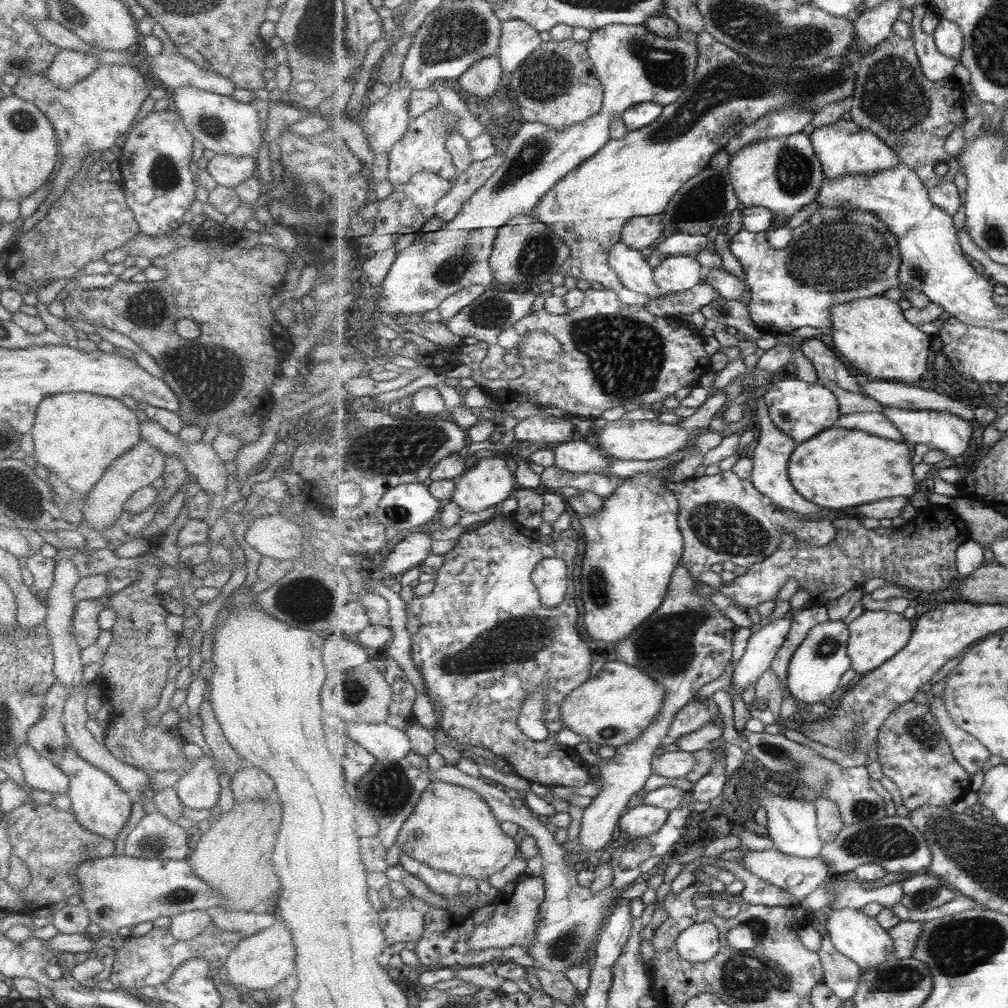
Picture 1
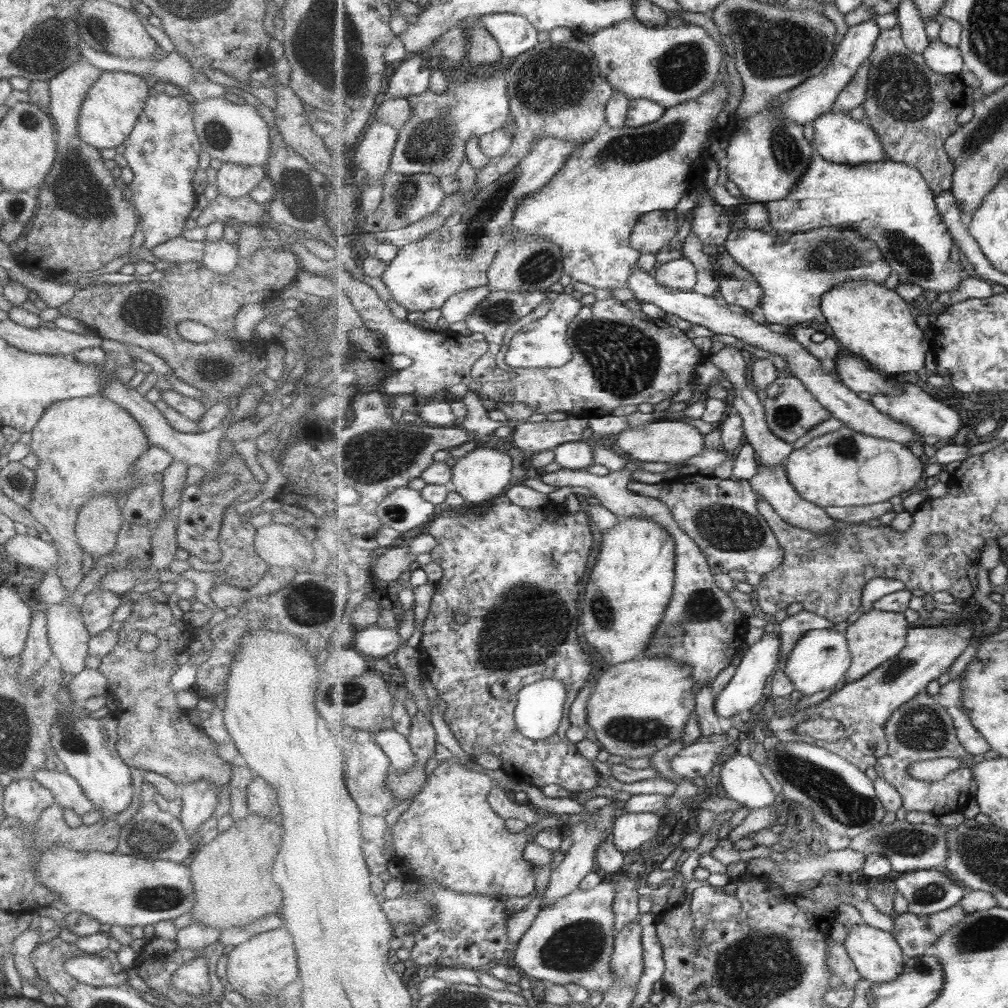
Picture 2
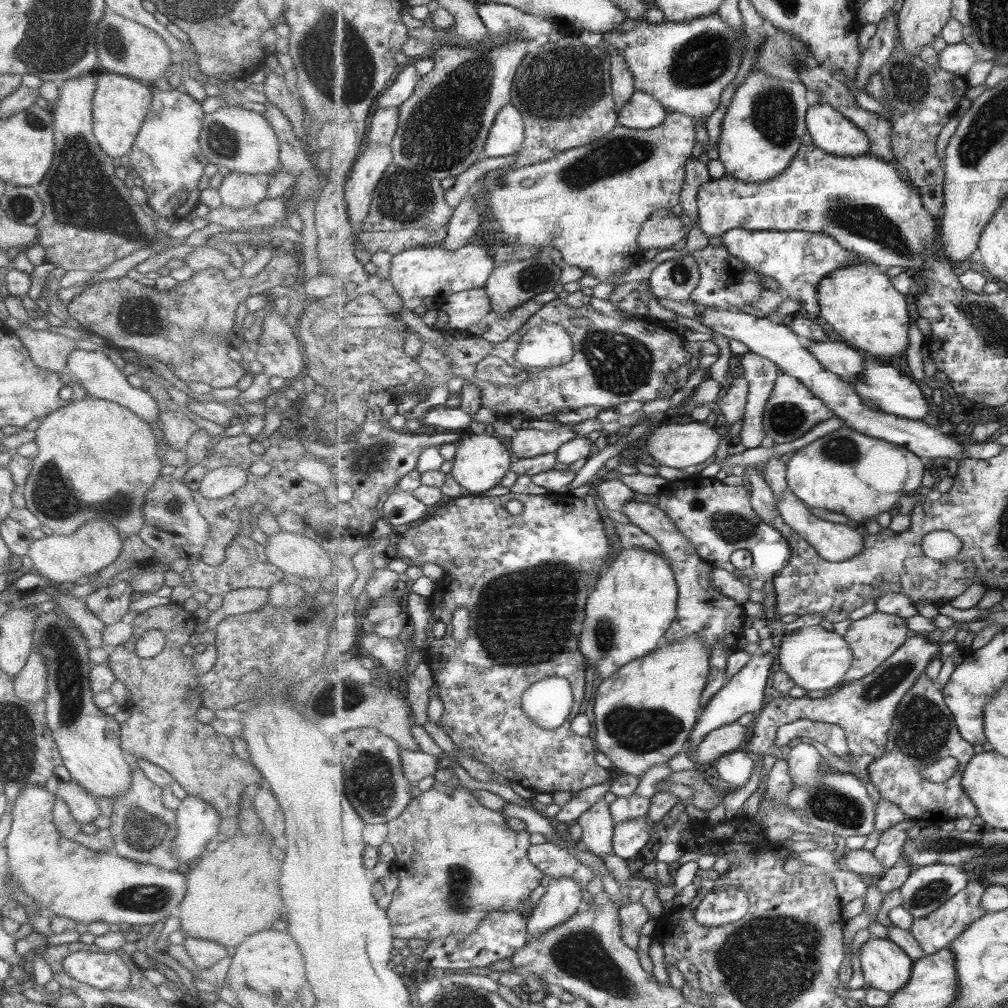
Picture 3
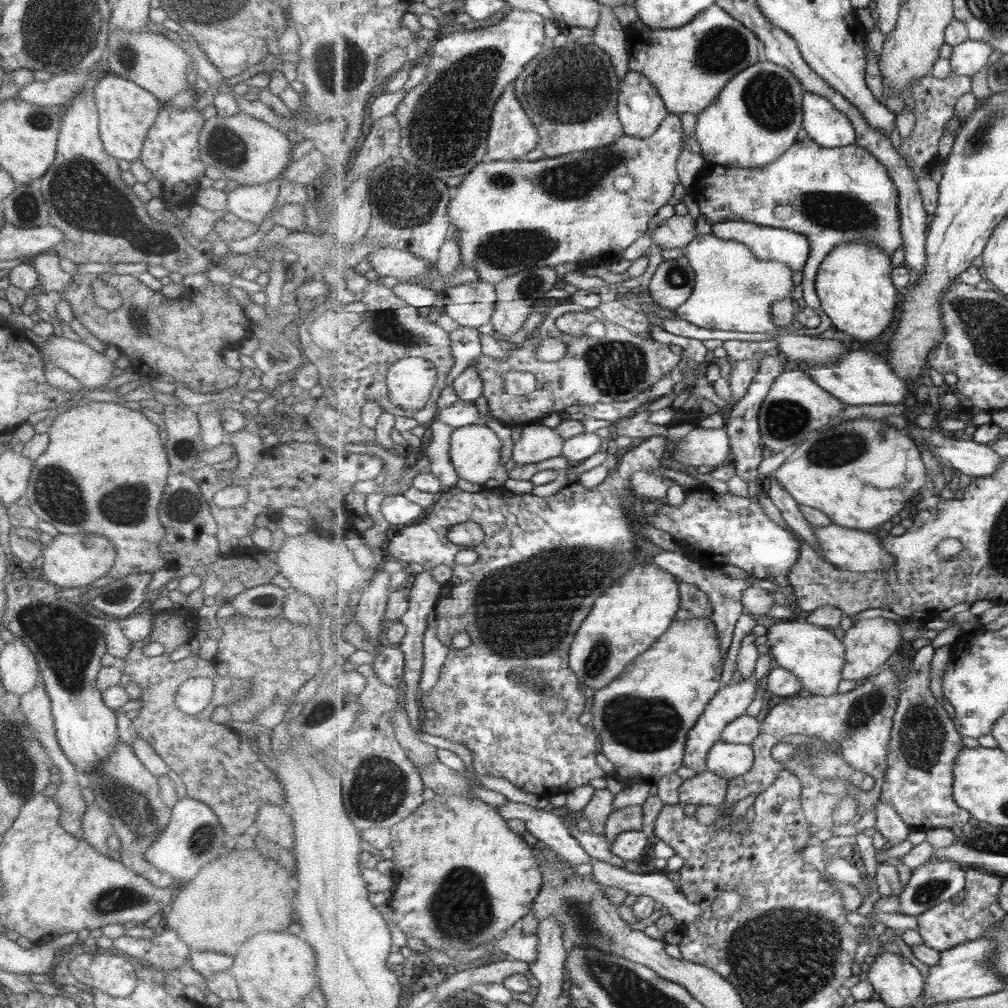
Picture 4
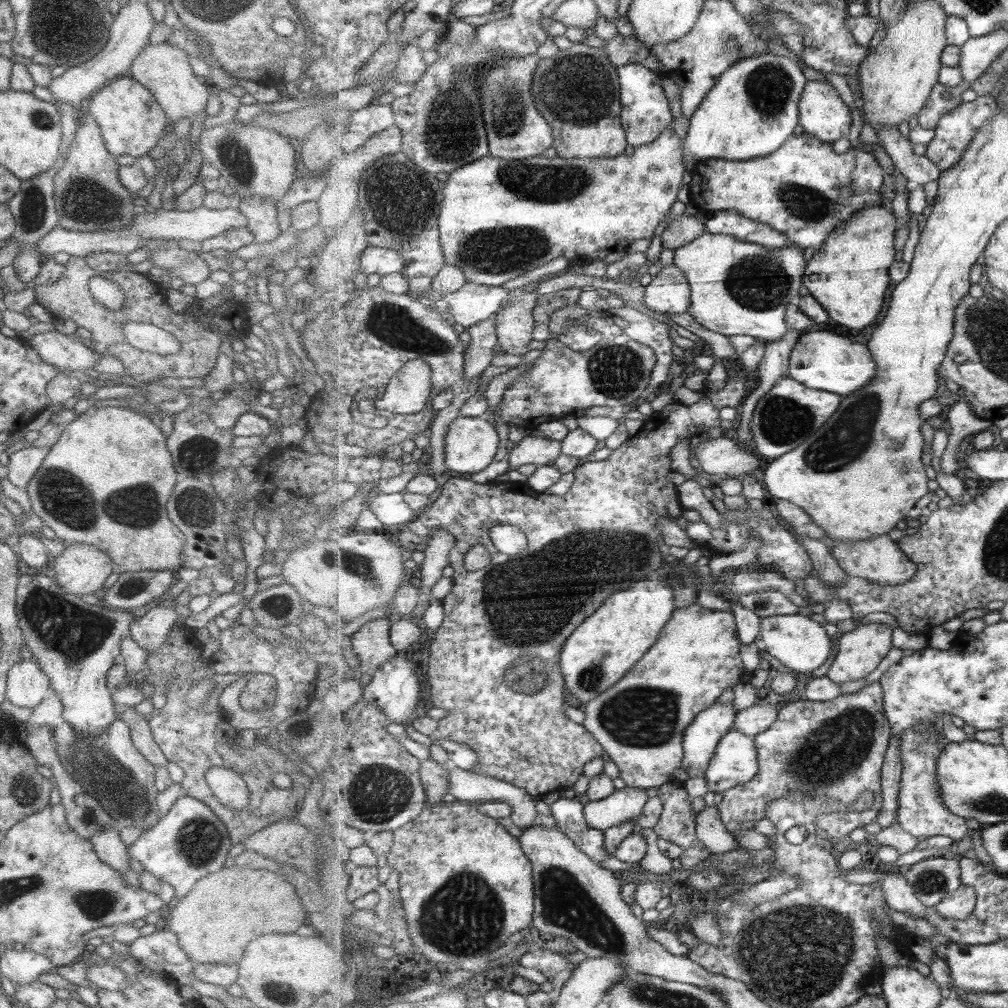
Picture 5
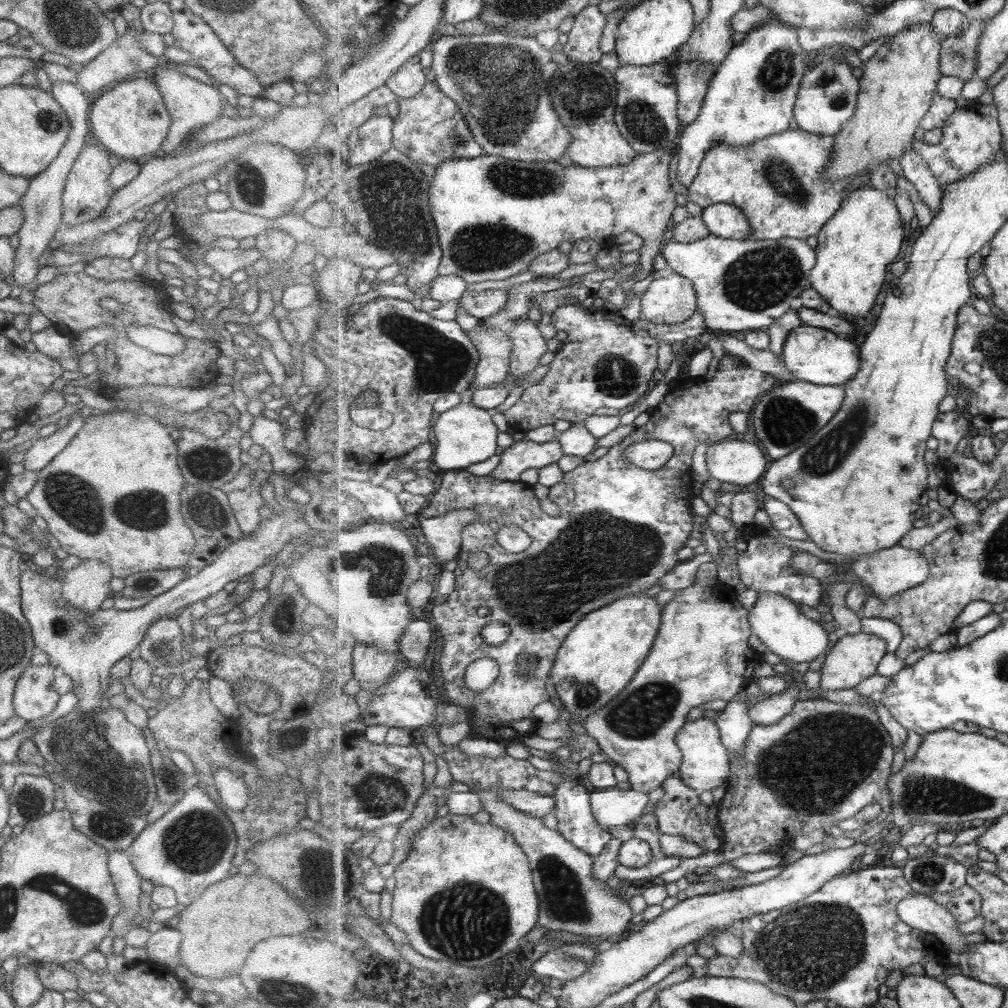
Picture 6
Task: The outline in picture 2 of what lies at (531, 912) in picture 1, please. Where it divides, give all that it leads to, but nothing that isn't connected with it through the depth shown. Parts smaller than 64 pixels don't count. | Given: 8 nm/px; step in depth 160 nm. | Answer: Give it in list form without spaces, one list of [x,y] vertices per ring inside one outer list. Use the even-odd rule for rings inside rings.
[[[452,755],[443,761],[428,776],[421,792],[416,794],[409,808],[403,812],[392,827],[392,844],[396,856],[409,867],[409,875],[415,878],[431,878],[437,884],[465,895],[483,895],[489,898],[511,902],[515,898],[526,897],[535,892],[537,884],[537,867],[532,865],[524,853],[528,844],[535,840],[537,832],[555,831],[561,828],[564,817],[555,814],[547,815],[538,824],[529,825],[522,833],[511,831],[506,825],[506,818],[497,814],[489,806],[487,796],[495,785],[504,788],[485,773],[474,772]]]

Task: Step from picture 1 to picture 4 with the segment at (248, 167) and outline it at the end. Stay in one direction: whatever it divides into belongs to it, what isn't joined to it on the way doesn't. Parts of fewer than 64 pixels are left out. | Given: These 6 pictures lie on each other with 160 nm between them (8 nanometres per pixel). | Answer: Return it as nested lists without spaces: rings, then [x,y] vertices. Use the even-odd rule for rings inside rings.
[[[276,178],[271,182],[253,186],[234,184],[226,189],[226,212],[241,220],[261,224],[268,212],[274,208],[280,182],[281,180]]]

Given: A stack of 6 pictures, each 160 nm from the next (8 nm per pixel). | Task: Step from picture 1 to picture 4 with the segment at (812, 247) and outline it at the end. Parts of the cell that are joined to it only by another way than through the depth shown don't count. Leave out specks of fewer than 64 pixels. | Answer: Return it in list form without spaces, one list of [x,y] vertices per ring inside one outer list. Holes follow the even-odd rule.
[[[733,221],[712,225],[711,232],[719,238],[742,242],[750,246],[751,250],[754,250],[754,253],[760,259],[787,263],[793,272],[803,272],[806,262],[810,258],[810,239],[804,234],[799,234],[792,230],[759,226],[753,222]]]

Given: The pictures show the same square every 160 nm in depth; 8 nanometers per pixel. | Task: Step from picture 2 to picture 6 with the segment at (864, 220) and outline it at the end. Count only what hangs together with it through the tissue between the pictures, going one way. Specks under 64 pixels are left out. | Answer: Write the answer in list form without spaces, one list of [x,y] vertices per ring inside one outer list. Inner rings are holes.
[[[799,128],[751,145],[718,144],[703,159],[698,177],[687,188],[688,198],[703,209],[719,203],[738,206],[751,220],[754,231],[750,240],[817,236],[854,191],[845,191],[845,186],[855,184],[858,189],[870,184],[872,169],[835,182],[823,177],[833,154],[833,135],[811,134]]]

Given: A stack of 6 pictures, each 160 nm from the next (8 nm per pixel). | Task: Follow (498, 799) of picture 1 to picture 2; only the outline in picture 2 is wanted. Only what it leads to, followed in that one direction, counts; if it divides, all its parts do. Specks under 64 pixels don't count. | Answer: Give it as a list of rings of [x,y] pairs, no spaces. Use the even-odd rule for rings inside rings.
[[[605,879],[599,886],[587,890],[579,887],[573,893],[553,903],[544,903],[529,930],[520,938],[514,957],[516,967],[525,975],[533,977],[537,982],[551,982],[567,987],[575,983],[585,987],[591,994],[601,991],[604,995],[615,983],[615,974],[611,970],[611,958],[614,954],[615,918],[614,901],[617,896],[617,886]]]

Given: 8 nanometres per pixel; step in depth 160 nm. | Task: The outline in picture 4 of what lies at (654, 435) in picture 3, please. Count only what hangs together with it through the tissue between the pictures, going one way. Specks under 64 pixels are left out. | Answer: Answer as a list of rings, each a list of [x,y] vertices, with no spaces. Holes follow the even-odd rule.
[[[695,424],[695,429],[671,444],[670,452],[673,458],[683,466],[698,468],[699,466],[725,467],[732,463],[730,435],[725,426],[718,430],[701,428]]]

